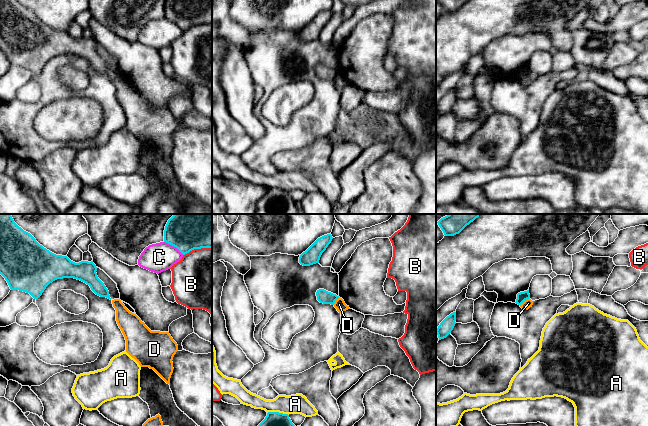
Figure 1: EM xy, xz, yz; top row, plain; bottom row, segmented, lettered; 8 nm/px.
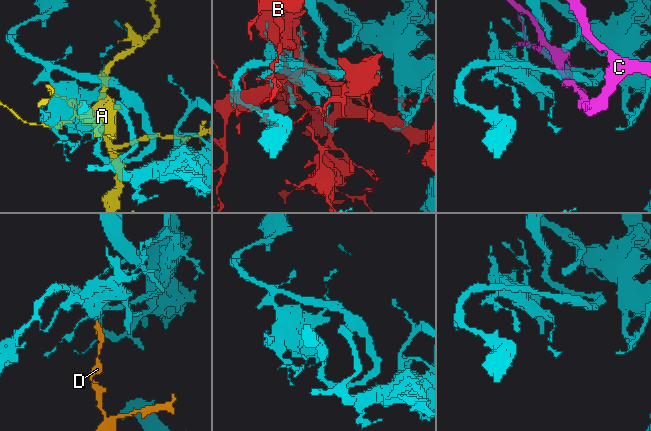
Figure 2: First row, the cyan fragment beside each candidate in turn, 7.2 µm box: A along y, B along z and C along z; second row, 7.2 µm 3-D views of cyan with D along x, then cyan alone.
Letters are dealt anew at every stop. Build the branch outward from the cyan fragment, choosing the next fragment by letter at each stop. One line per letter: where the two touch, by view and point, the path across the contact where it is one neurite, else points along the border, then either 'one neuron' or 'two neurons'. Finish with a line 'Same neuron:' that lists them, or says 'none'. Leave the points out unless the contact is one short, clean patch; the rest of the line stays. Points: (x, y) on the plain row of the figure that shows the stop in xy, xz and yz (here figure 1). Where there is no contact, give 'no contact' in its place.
A: xz (278, 188) | two neurons
B: xy (197, 24) | two neurons
C: xy (174, 22) | two neurons
D: yz (524, 76) | along yz (529, 73), (520, 81) | two neurons
Same neuron: none

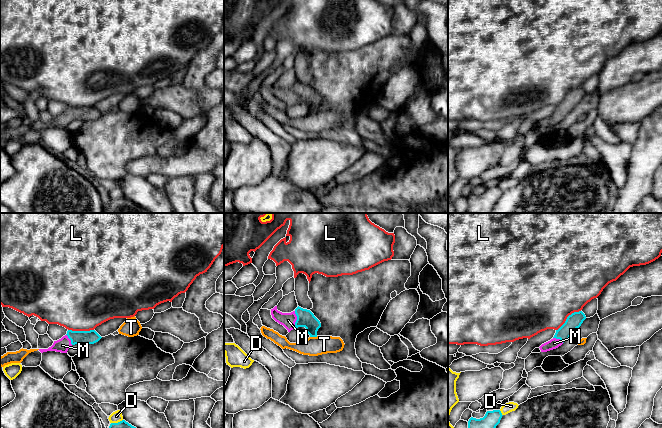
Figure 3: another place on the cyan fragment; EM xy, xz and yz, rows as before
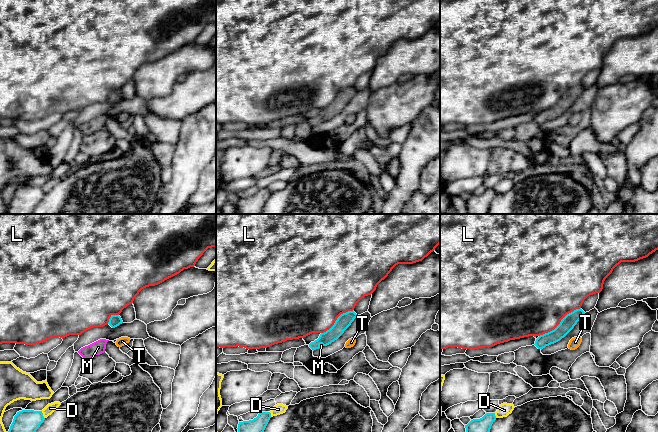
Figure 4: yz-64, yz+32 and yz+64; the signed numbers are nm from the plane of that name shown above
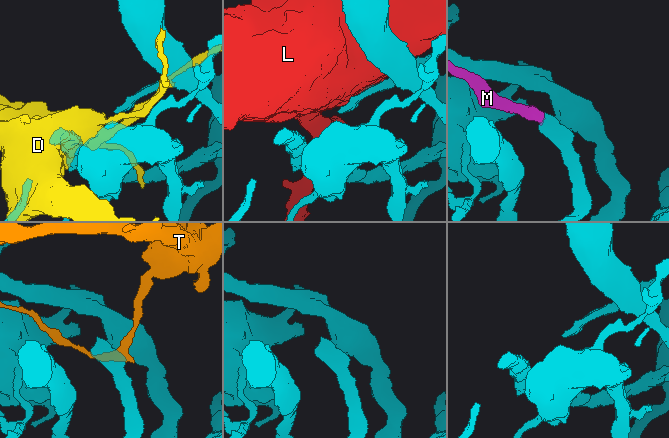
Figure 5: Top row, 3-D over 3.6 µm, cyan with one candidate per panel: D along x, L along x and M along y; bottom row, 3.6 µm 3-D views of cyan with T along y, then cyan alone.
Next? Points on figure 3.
D: yz (501, 189) | two neurons
L: yz (567, 93) | two neurons
M: xz (296, 96) | one neuron
T: xz (313, 112) | two neurons
Same neuron: M

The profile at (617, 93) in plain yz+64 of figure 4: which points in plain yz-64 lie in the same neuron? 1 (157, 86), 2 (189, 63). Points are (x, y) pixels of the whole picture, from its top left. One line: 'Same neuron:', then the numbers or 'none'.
Same neuron: none

